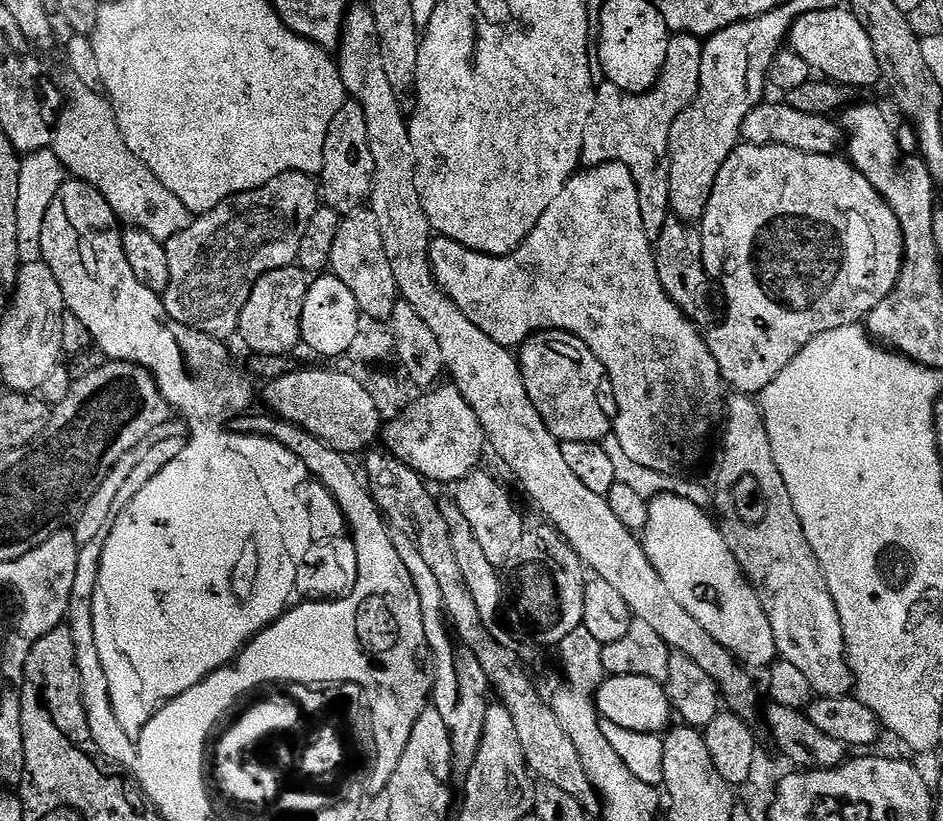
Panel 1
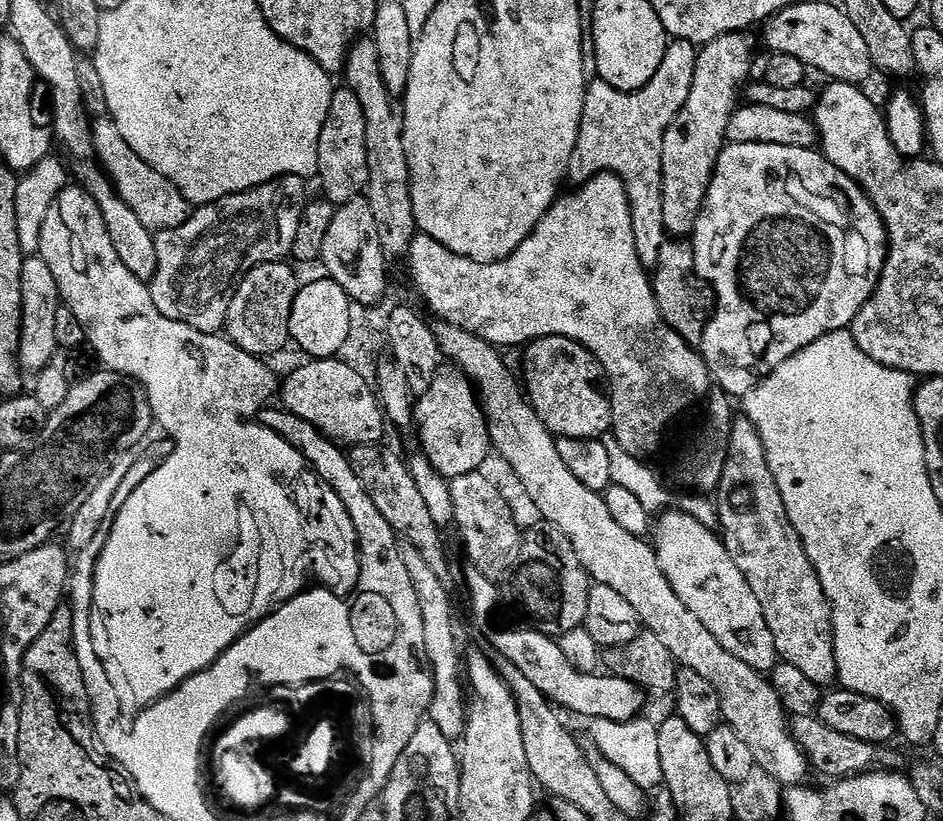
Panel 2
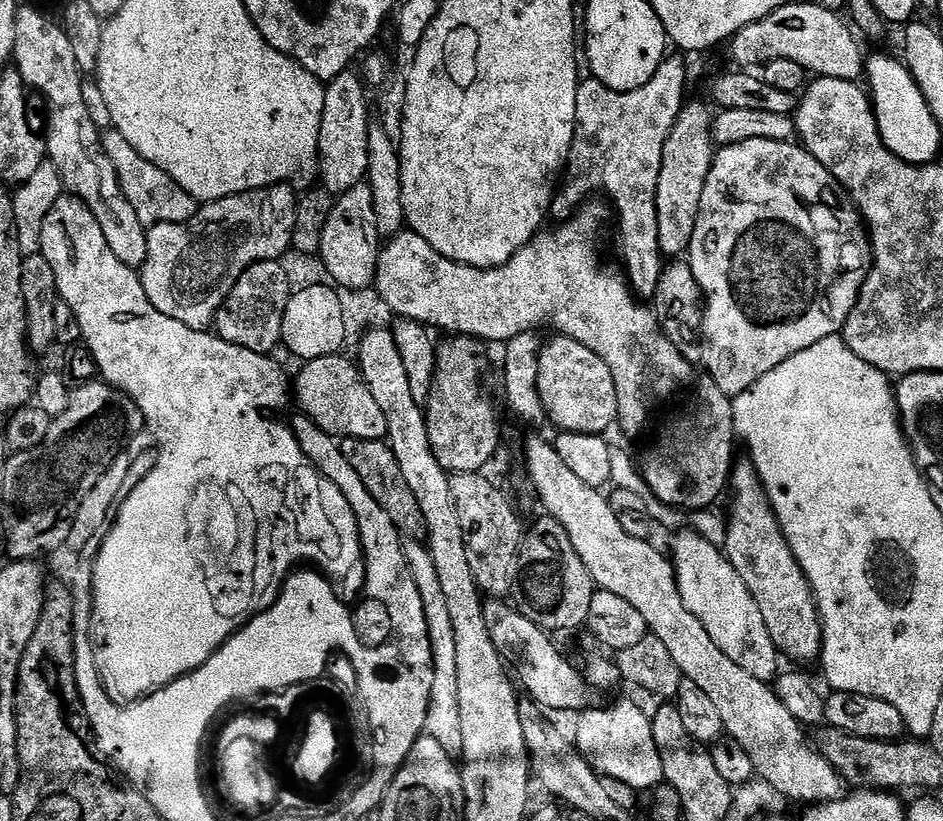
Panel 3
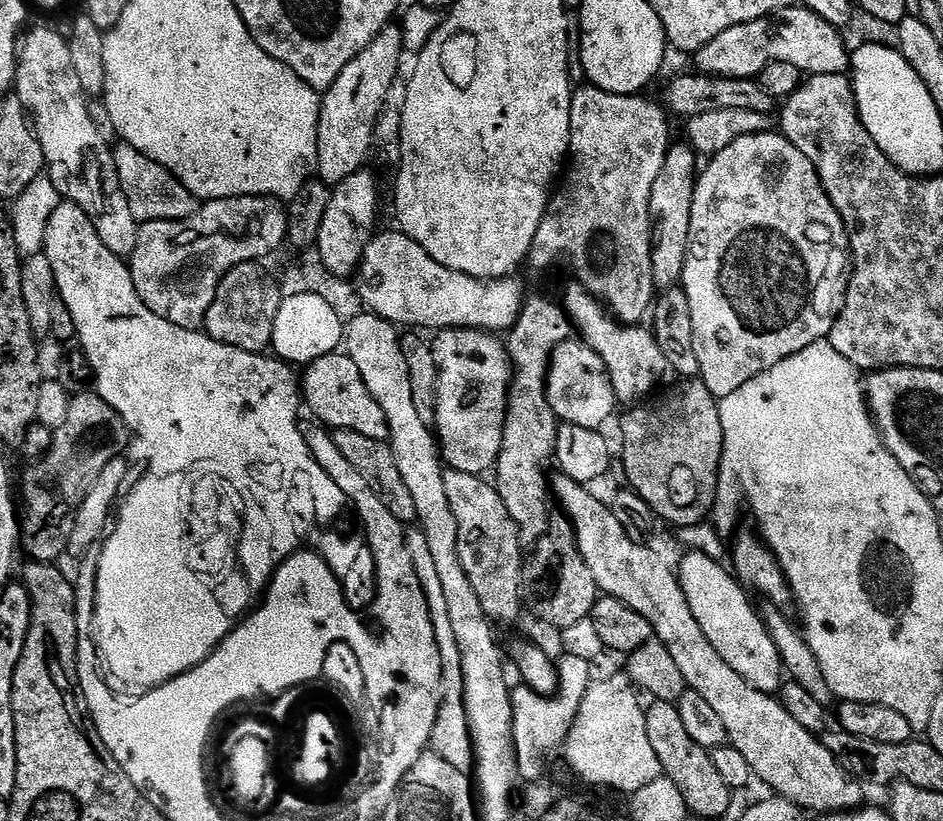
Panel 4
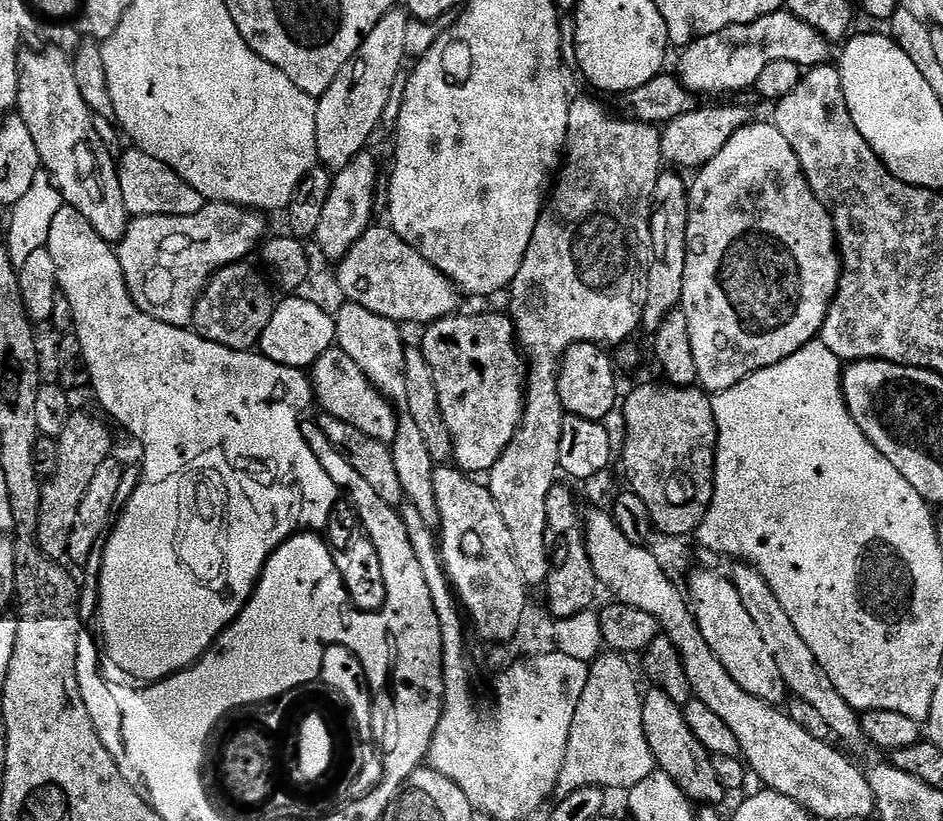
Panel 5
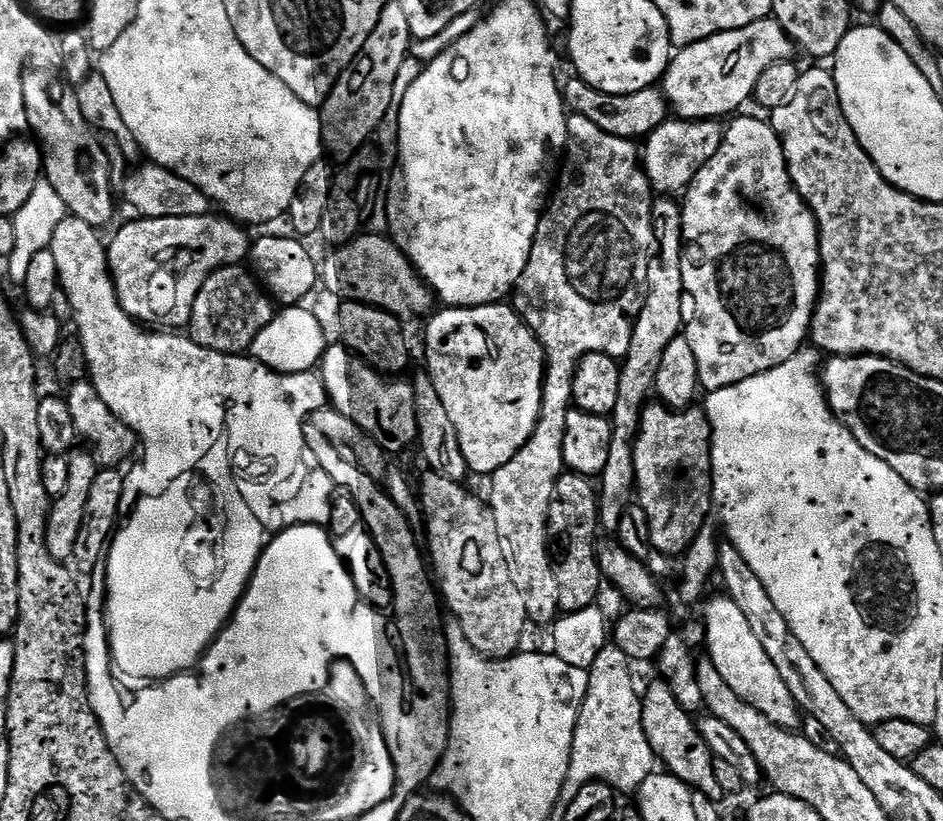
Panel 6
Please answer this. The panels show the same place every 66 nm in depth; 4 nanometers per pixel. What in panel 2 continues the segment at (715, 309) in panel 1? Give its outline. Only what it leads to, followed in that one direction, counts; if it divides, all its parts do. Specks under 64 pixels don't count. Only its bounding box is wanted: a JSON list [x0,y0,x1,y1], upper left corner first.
[651,242,716,346]

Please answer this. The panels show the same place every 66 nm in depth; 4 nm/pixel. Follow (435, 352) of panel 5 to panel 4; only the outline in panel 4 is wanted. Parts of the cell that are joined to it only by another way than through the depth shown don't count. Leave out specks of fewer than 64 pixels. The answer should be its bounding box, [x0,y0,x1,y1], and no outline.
[430,328,512,476]

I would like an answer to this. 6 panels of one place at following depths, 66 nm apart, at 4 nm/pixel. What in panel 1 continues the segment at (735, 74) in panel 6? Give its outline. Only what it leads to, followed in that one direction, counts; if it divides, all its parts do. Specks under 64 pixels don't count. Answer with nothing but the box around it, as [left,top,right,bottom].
[787,7,881,90]

